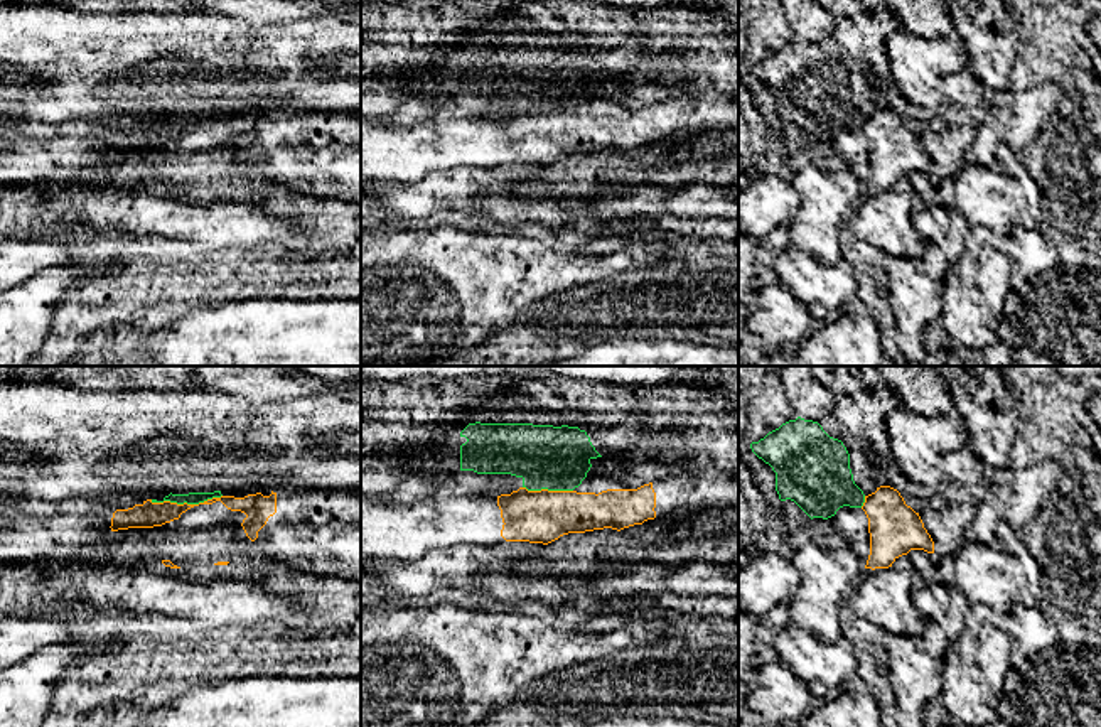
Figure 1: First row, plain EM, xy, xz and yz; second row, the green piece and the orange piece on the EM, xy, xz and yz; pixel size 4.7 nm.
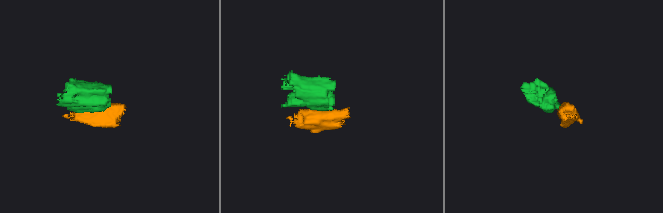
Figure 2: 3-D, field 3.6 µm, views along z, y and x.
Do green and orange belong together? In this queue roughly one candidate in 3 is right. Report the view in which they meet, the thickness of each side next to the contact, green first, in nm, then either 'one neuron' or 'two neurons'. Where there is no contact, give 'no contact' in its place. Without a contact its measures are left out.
xy | 60/120 nm | two neurons

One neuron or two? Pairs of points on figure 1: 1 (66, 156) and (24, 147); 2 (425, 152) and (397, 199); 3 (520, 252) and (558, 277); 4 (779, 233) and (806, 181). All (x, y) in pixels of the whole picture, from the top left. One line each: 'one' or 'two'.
1: one
2: two
3: one
4: two

